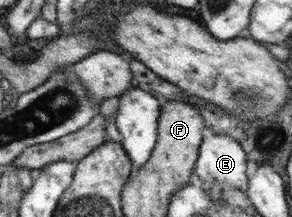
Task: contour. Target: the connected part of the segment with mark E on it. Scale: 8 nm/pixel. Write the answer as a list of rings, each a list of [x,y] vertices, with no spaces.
[[[205,127],[199,158],[195,164],[196,176],[203,180],[203,188],[221,185],[224,189],[245,192],[247,186],[247,154],[235,139],[227,134],[215,134]]]

